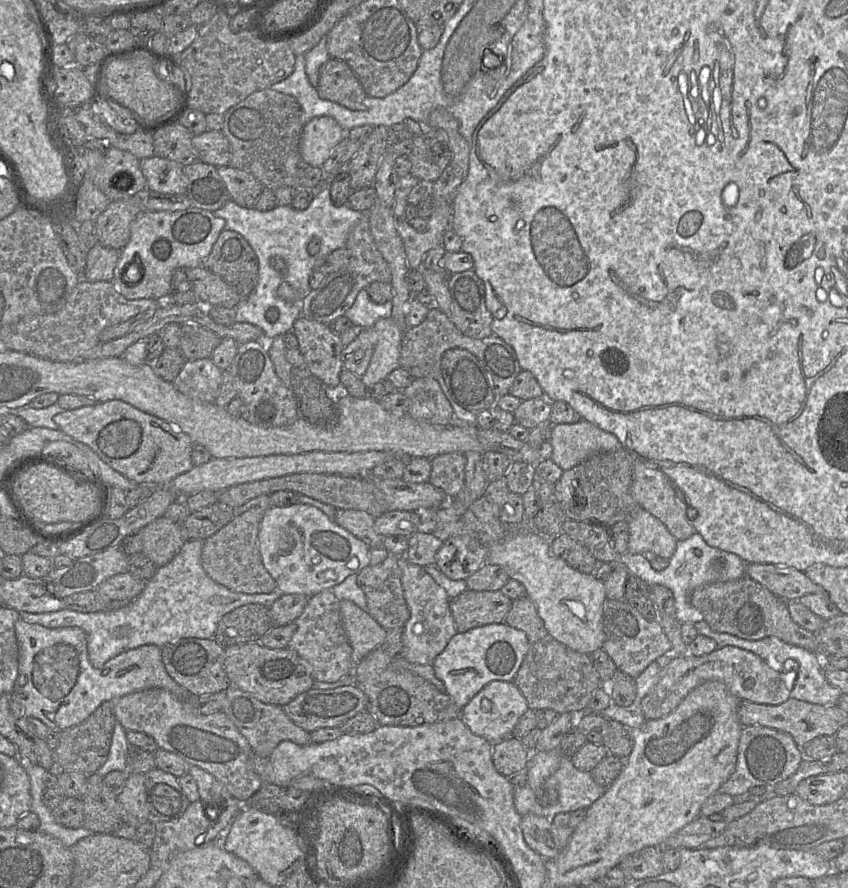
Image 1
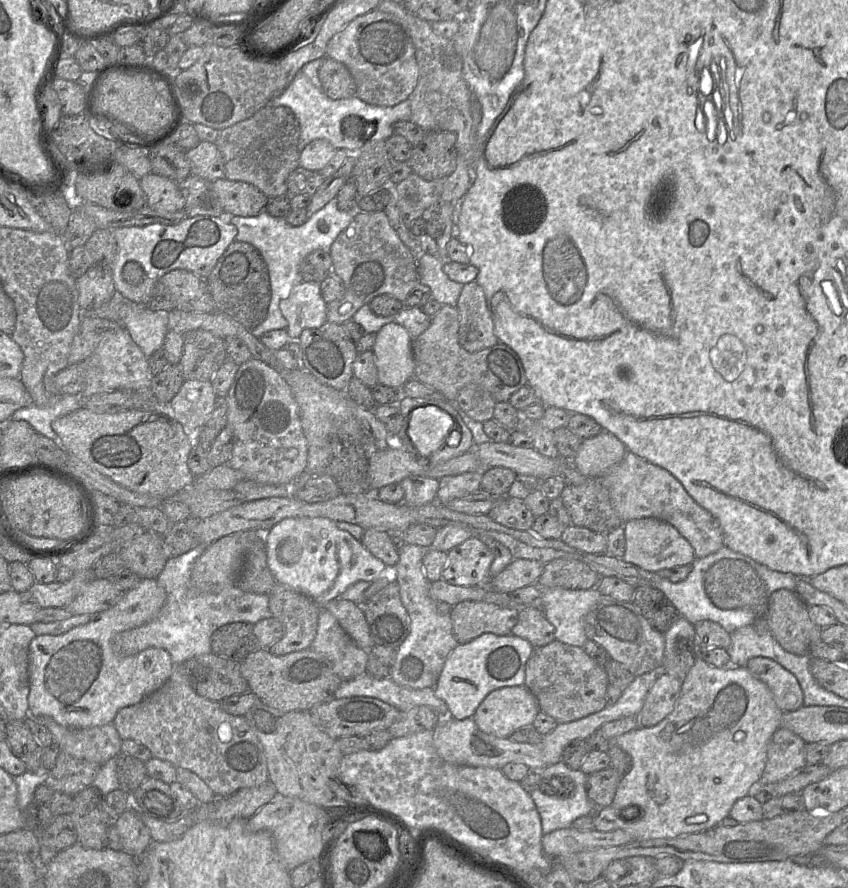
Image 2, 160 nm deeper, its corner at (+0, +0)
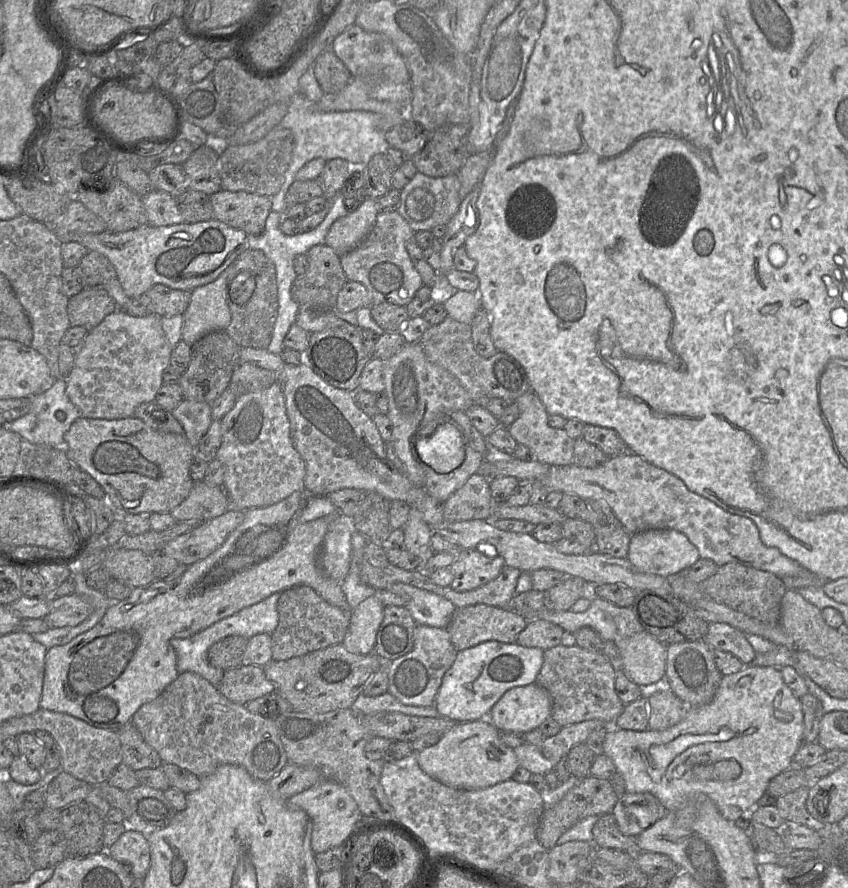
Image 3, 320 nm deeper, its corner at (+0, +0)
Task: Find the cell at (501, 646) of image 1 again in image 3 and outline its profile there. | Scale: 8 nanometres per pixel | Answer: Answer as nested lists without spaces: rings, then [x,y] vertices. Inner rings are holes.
[[[486,641],[459,651],[453,665],[444,674],[434,706],[440,717],[457,723],[488,717],[488,713],[503,694],[514,687],[535,684],[543,664],[544,650],[524,647],[518,643]]]

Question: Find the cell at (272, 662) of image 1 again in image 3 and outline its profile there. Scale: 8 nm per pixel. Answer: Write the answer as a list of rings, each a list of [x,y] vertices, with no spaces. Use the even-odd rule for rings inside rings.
[[[337,644],[287,660],[272,659],[263,669],[266,677],[275,685],[276,692],[291,704],[293,711],[326,713],[351,708],[357,697],[363,692],[367,681],[381,667],[382,661],[375,653],[359,655],[349,652],[342,644]]]

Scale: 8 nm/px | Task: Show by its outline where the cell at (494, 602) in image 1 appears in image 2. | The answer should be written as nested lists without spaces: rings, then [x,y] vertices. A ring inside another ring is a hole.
[[[460,602],[450,611],[454,636],[458,644],[464,644],[484,633],[511,634],[518,621],[518,612],[486,602]]]

